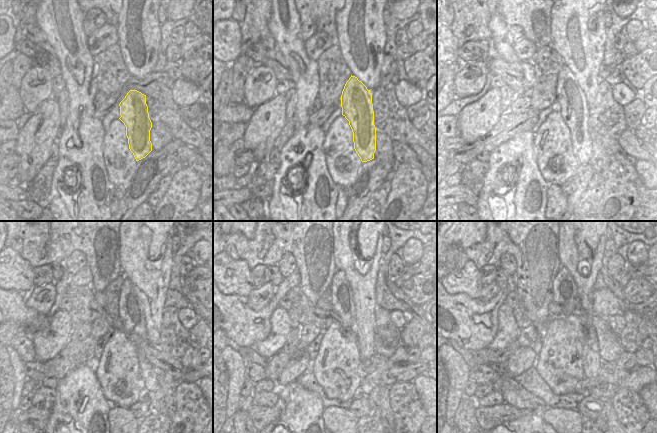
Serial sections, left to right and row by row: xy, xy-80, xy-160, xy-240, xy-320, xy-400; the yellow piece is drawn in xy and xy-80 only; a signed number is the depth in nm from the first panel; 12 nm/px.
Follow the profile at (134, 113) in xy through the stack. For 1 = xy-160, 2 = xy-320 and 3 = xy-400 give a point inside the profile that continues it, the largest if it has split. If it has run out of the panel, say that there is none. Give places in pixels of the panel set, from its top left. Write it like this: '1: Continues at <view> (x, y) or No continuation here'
1: Continues at xy-160 (578, 102)
2: Continues at xy-320 (342, 297)
3: Continues at xy-400 (565, 292).

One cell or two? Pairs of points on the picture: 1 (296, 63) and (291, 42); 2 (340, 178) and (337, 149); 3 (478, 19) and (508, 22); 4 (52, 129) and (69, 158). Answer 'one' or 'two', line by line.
1: one
2: one
3: two
4: two

